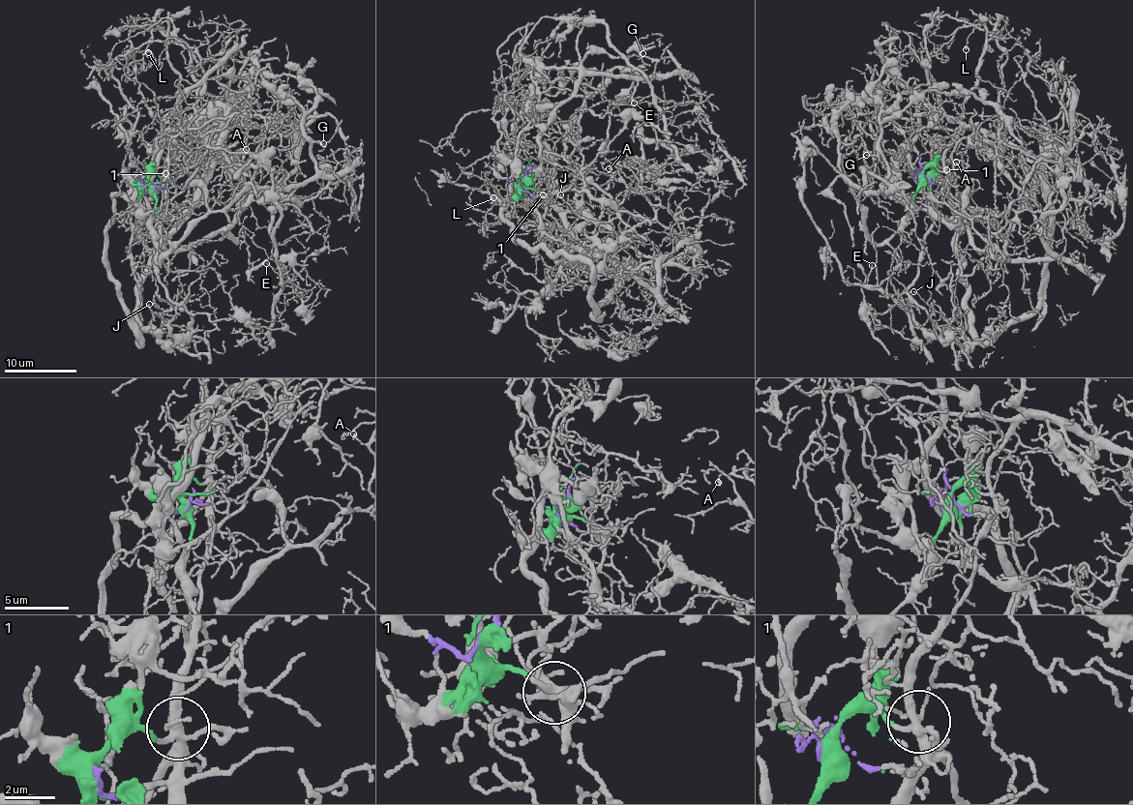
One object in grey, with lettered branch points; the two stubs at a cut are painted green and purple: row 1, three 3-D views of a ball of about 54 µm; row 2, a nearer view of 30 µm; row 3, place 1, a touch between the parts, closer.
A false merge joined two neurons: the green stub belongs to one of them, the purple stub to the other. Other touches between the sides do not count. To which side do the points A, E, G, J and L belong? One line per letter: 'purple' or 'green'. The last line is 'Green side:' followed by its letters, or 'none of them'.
A: purple
E: green
G: green
J: purple
L: purple
Green side: E, G

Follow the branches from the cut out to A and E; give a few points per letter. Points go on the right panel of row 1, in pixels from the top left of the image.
A: (920, 172), (947, 180), (944, 152), (965, 129), (998, 151), (972, 134), (952, 153), (953, 168), (957, 162)
E: (920, 174), (912, 209), (878, 244), (847, 181), (805, 148), (805, 211), (839, 272), (866, 284), (873, 264)

